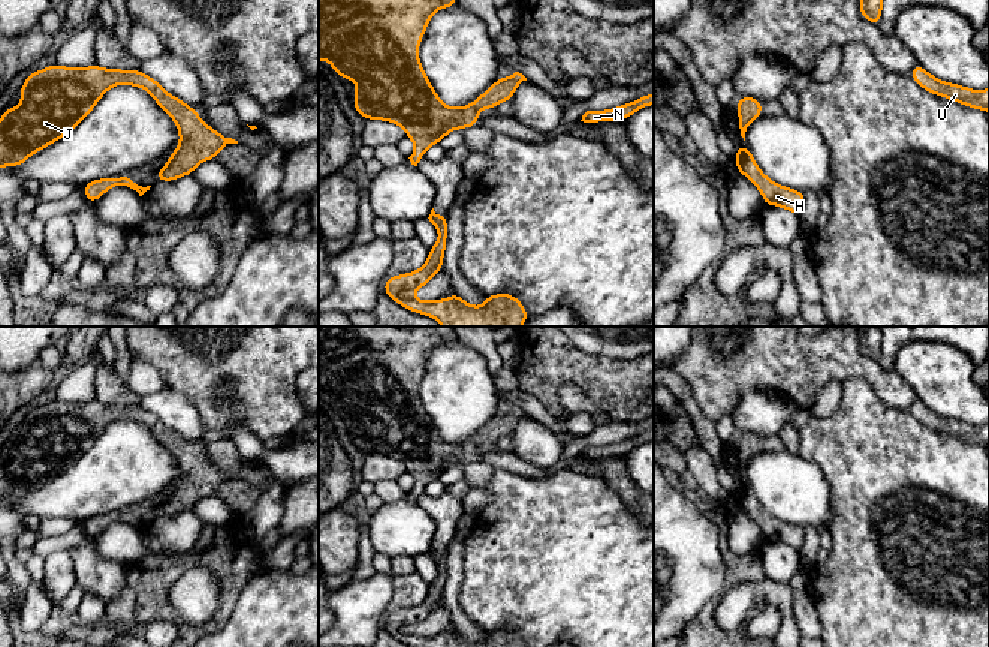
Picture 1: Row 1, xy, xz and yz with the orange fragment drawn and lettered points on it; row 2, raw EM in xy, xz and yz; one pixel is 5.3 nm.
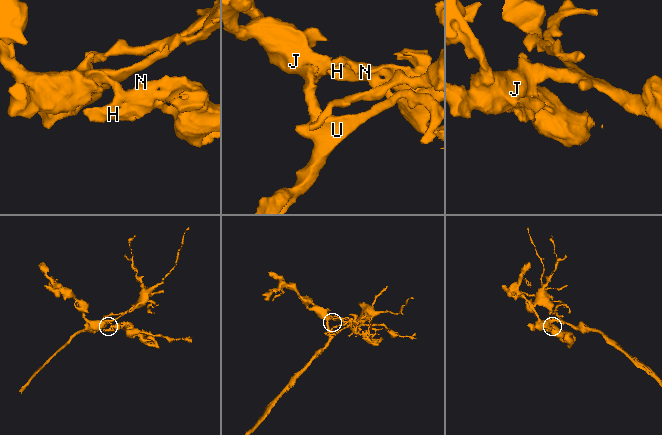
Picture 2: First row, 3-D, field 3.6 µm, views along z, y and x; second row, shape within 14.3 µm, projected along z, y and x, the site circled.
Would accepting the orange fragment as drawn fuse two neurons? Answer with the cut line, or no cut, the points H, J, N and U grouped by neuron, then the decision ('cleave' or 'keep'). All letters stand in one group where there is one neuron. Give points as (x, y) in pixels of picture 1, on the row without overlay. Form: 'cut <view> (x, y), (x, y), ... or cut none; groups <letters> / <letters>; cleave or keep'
cut none; groups H J N U; keep

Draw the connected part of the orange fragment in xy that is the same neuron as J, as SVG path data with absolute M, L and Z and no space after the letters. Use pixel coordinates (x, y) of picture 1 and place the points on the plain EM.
M94 400L84 404L49 401L33 407L21 422L21 442L10 442L0 454L0 502L19 502L31 490L51 481L73 466L96 442L99 434L114 421L135 421L147 425L156 439L169 449L180 467L180 479L171 490L168 499L157 508L156 517L172 517L190 511L193 505L217 493L217 488L227 479L238 479L224 473L200 455L193 442L183 439L178 433L166 428L153 413L138 406L102 404Z

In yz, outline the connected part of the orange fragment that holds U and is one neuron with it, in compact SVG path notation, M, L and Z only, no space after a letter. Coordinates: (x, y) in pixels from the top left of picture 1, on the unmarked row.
M916 400L910 407L910 412L926 427L947 433L953 437L962 439L970 443L982 445L989 448L989 424L971 425L958 419L950 419L937 415L928 409L920 400Z

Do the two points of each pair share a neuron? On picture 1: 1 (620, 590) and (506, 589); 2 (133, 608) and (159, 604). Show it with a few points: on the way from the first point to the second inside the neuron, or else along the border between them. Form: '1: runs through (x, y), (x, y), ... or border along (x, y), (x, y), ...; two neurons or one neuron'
1: runs through (591, 589), (534, 589); one neuron
2: runs through (139, 604), (153, 604); one neuron

